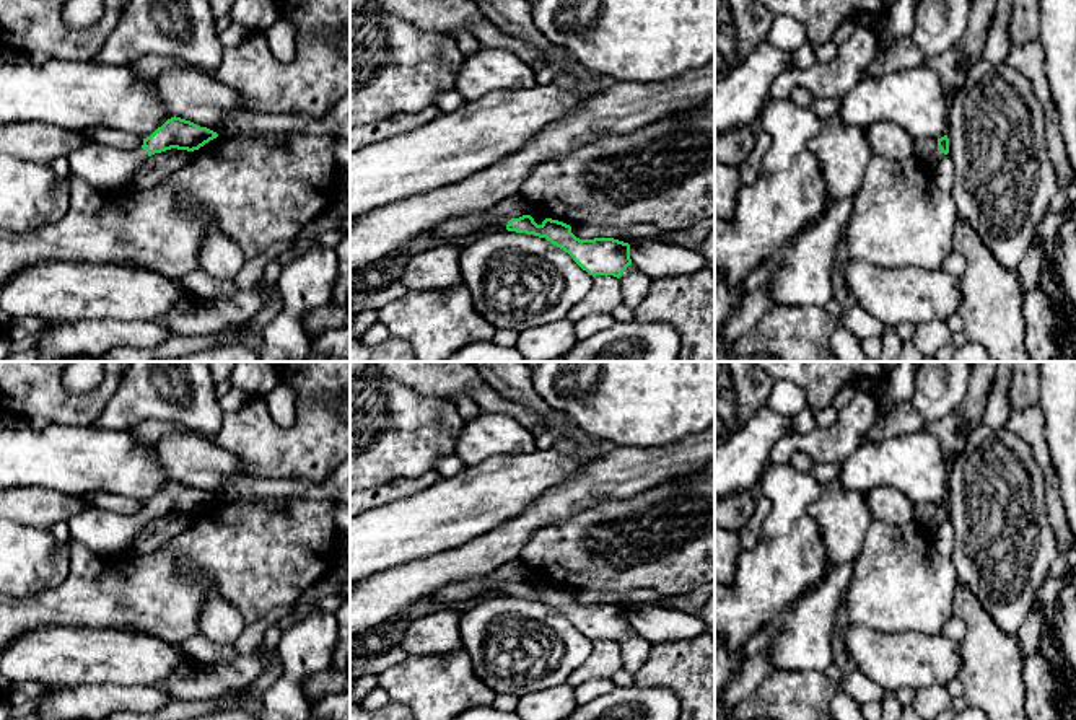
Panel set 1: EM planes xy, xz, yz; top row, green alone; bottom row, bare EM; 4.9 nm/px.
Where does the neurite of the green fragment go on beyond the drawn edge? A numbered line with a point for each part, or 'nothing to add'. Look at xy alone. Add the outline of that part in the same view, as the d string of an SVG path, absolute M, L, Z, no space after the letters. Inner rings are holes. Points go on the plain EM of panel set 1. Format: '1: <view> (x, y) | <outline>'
1: xy (104, 533) | M91 508L77 513L68 523L72 541L83 544L103 559L122 554L135 536L147 526L143 513L120 515Z

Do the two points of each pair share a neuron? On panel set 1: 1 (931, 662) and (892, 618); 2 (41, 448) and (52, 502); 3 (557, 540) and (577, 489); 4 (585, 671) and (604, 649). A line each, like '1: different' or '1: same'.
1: different
2: different
3: different
4: same

